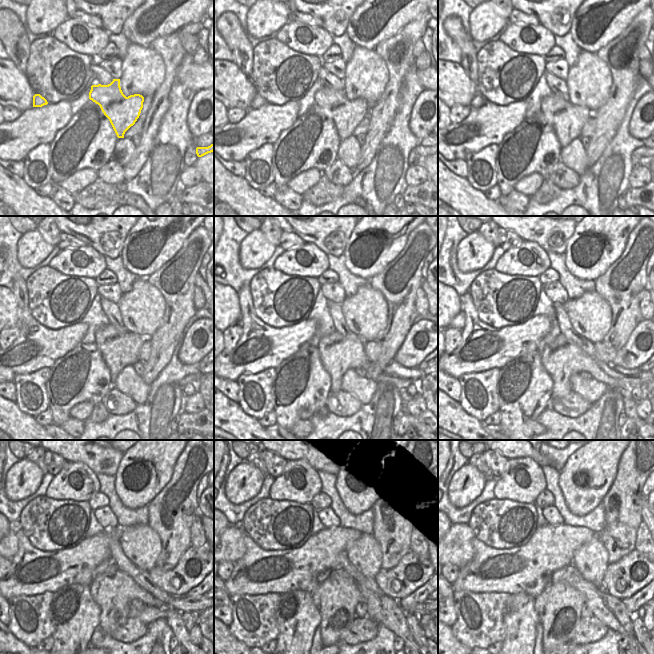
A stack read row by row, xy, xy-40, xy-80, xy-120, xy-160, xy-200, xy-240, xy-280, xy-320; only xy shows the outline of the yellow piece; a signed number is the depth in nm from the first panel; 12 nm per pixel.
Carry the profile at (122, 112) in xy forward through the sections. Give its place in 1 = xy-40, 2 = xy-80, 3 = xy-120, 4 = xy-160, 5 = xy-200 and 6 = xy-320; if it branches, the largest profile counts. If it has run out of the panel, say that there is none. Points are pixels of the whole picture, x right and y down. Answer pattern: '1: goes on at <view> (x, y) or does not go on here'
1: goes on at xy-40 (346, 115)
2: goes on at xy-80 (567, 119)
3: goes on at xy-120 (118, 350)
4: goes on at xy-160 (338, 354)
5: goes on at xy-200 (560, 359)
6: goes on at xy-320 (558, 606)

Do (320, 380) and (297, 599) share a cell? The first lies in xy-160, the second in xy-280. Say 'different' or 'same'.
same

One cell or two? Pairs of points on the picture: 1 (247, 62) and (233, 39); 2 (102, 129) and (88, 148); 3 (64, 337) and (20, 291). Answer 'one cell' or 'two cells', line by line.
1: one cell
2: one cell
3: one cell

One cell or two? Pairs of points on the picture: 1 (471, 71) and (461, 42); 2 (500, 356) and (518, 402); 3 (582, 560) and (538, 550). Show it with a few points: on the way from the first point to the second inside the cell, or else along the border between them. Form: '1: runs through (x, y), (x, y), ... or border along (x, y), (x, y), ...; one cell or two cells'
1: runs through (469, 64), (467, 49); one cell
2: border along (525, 355), (513, 358), (500, 369); two cells
3: border along (589, 541), (575, 551), (571, 563); two cells

